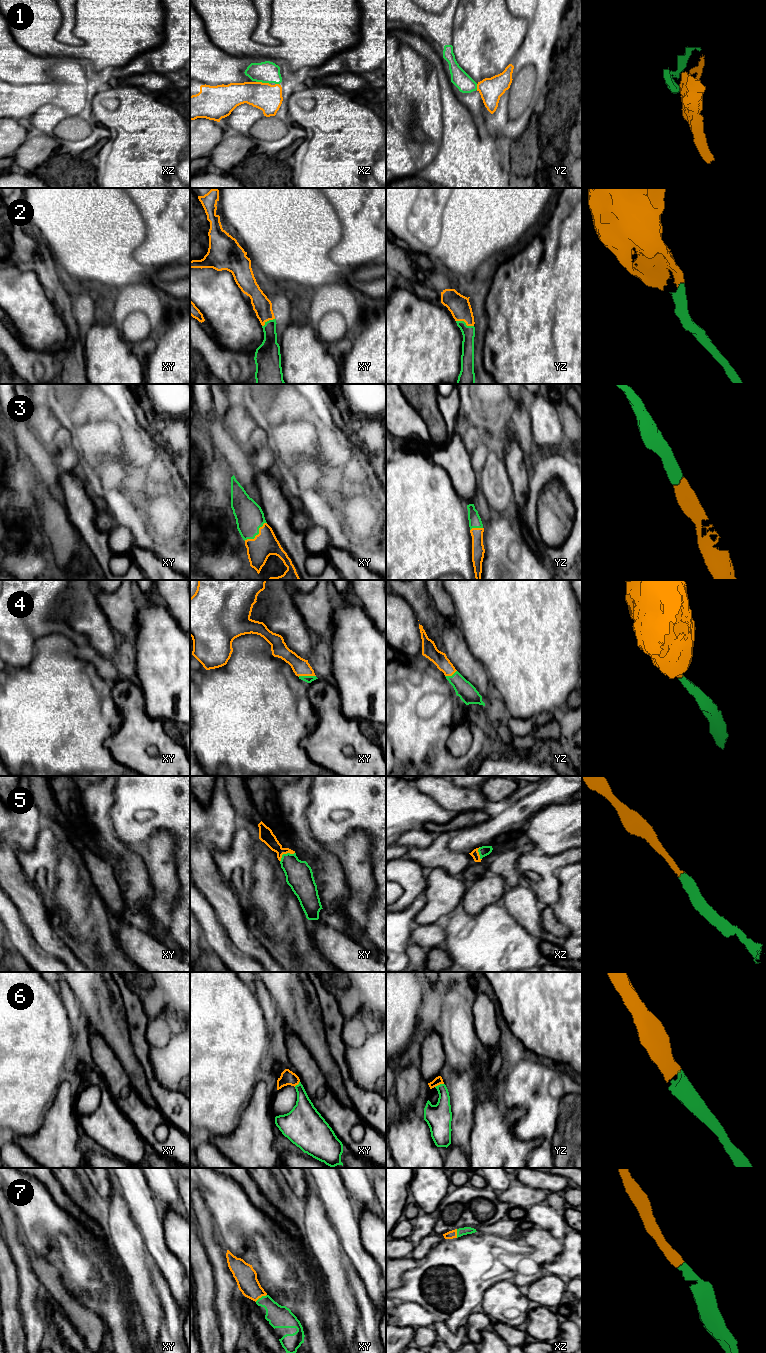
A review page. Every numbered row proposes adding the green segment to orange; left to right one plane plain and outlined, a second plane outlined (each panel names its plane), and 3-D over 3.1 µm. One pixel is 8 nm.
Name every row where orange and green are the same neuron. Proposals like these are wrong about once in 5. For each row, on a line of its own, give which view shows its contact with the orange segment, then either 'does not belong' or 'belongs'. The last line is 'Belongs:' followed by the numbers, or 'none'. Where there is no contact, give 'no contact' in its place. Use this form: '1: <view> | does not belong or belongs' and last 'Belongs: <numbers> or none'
1: xz | belongs
2: yz | belongs
3: xy | belongs
4: xy | belongs
5: xy | belongs
6: yz | belongs
7: xy | belongs
Belongs: 1, 2, 3, 4, 5, 6, 7

